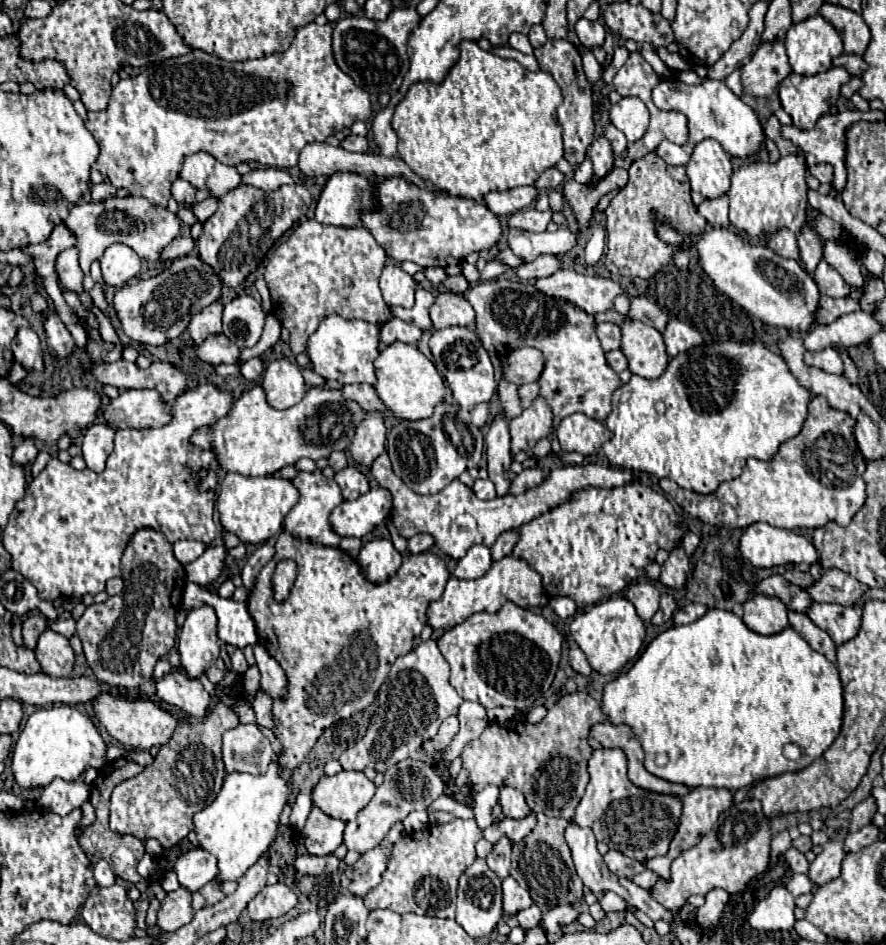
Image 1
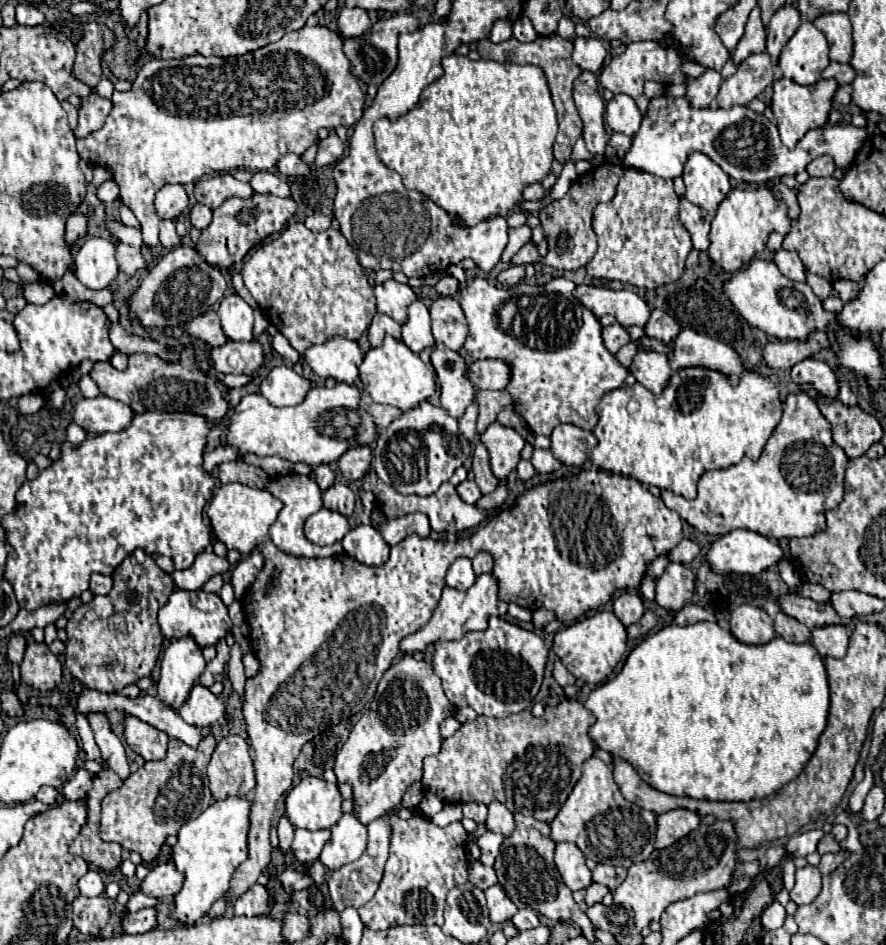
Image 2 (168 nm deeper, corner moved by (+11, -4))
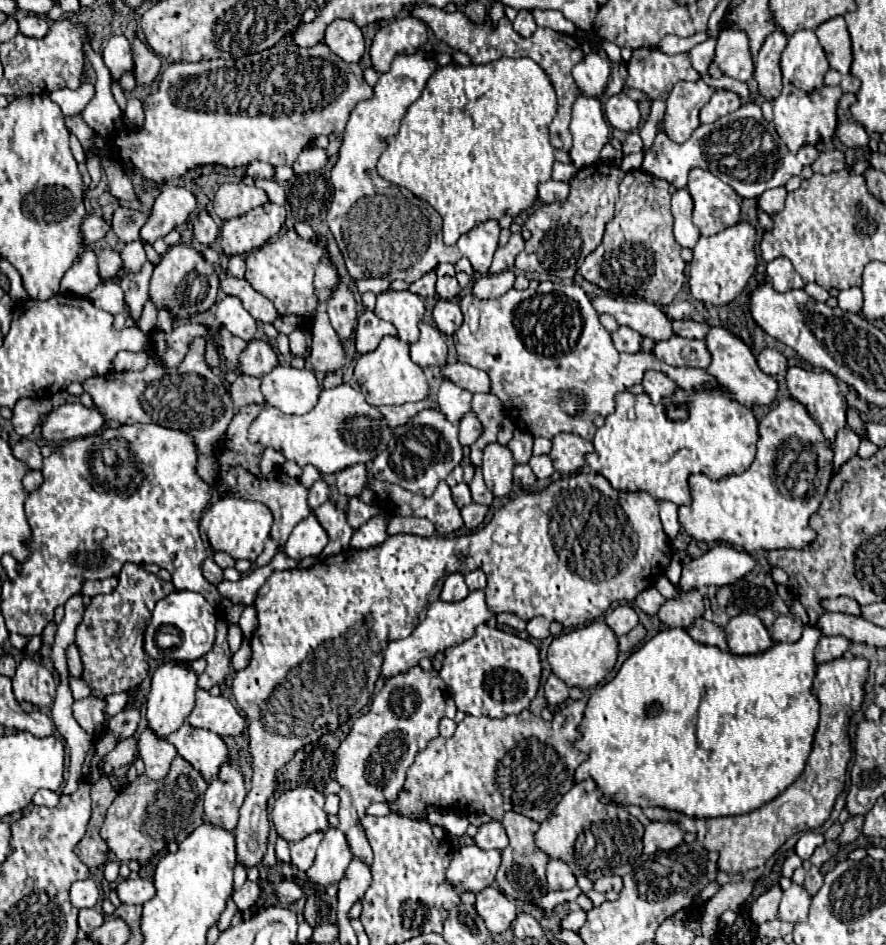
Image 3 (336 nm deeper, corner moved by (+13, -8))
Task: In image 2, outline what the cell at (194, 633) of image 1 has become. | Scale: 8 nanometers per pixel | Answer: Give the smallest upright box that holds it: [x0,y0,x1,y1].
[156,636,204,710]

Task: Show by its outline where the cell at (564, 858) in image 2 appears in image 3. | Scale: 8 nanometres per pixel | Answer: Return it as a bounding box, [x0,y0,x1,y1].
[546,858,576,890]

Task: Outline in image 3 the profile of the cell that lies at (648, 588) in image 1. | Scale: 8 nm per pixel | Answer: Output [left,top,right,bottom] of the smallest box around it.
[606,604,638,636]

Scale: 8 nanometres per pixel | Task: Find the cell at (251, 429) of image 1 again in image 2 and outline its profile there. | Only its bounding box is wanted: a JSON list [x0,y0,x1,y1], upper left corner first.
[226,382,378,468]

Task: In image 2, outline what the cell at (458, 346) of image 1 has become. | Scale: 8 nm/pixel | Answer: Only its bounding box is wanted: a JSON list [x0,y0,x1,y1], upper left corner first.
[432,348,474,418]

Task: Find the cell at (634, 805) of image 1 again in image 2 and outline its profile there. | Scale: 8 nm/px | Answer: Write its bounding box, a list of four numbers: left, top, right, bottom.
[550,756,656,868]

